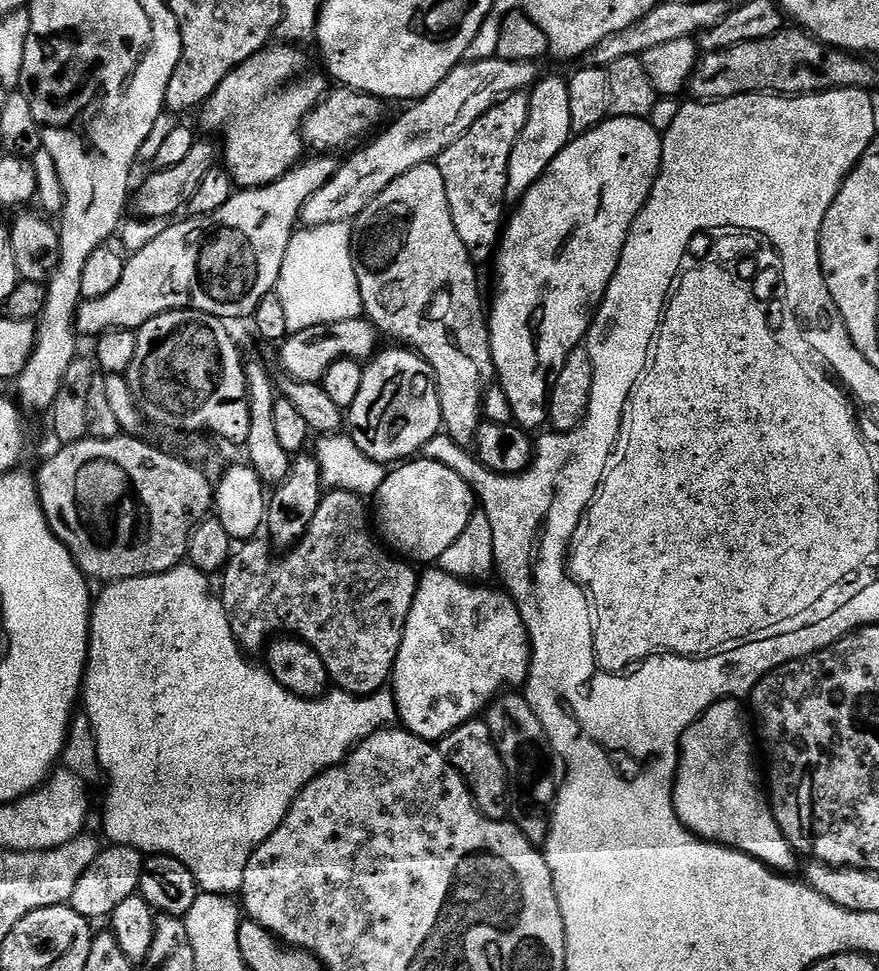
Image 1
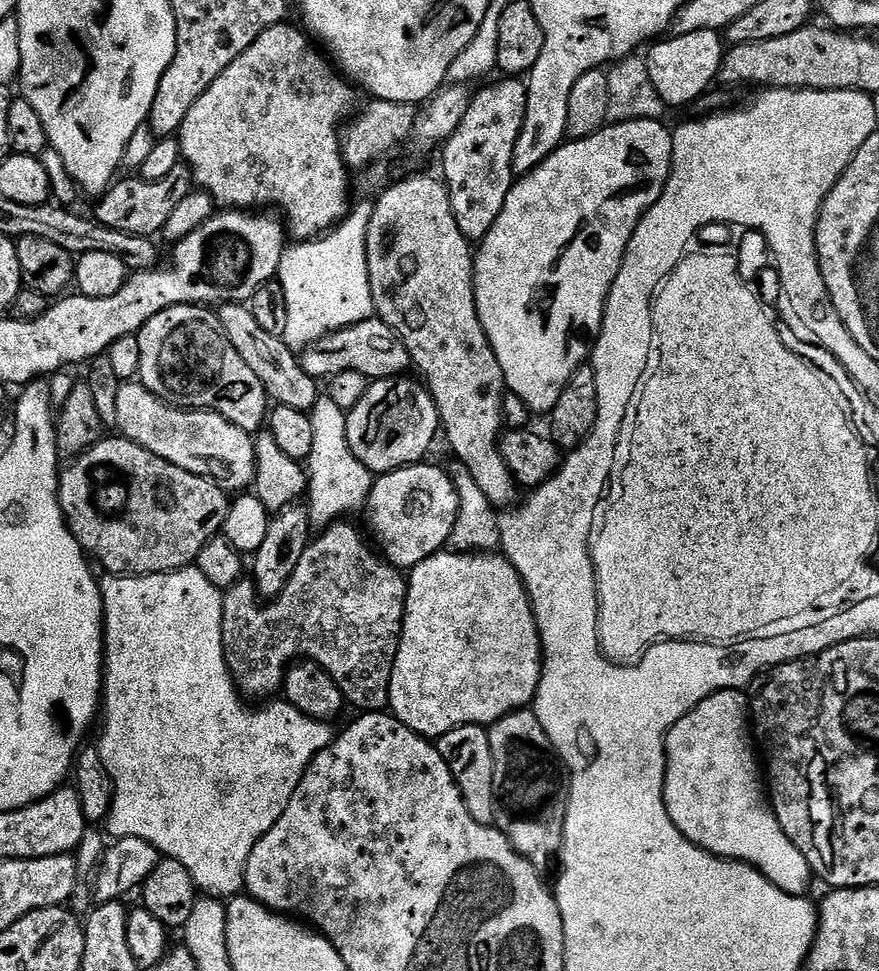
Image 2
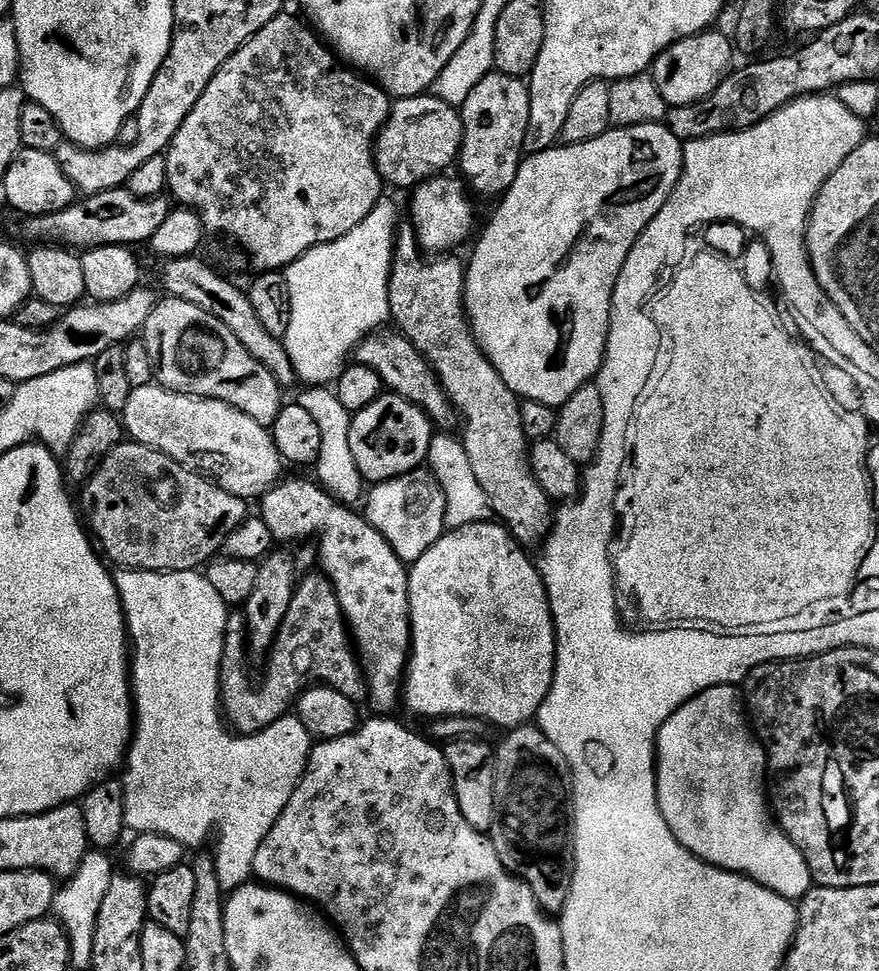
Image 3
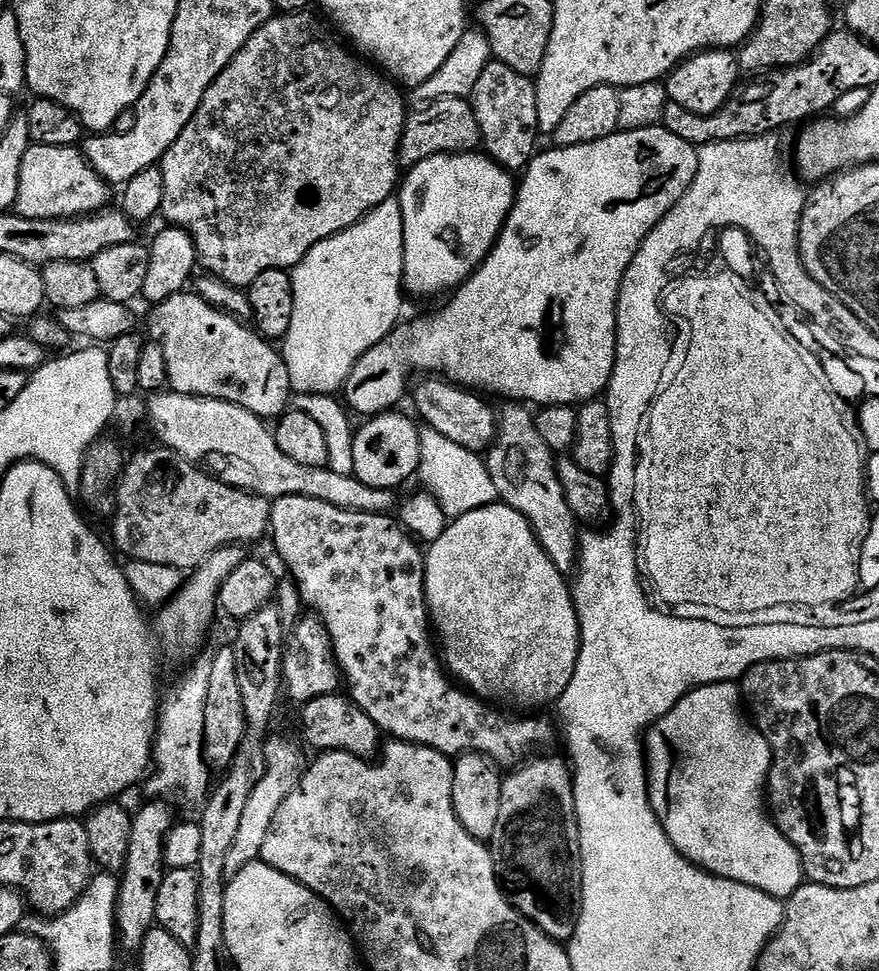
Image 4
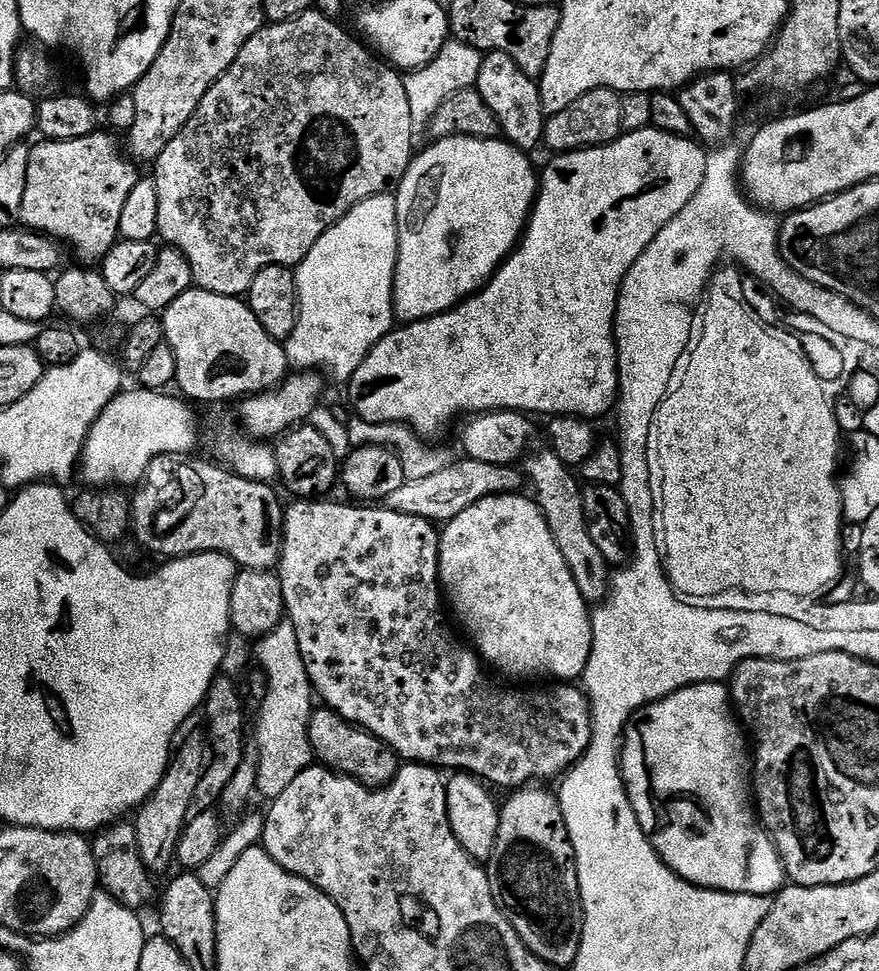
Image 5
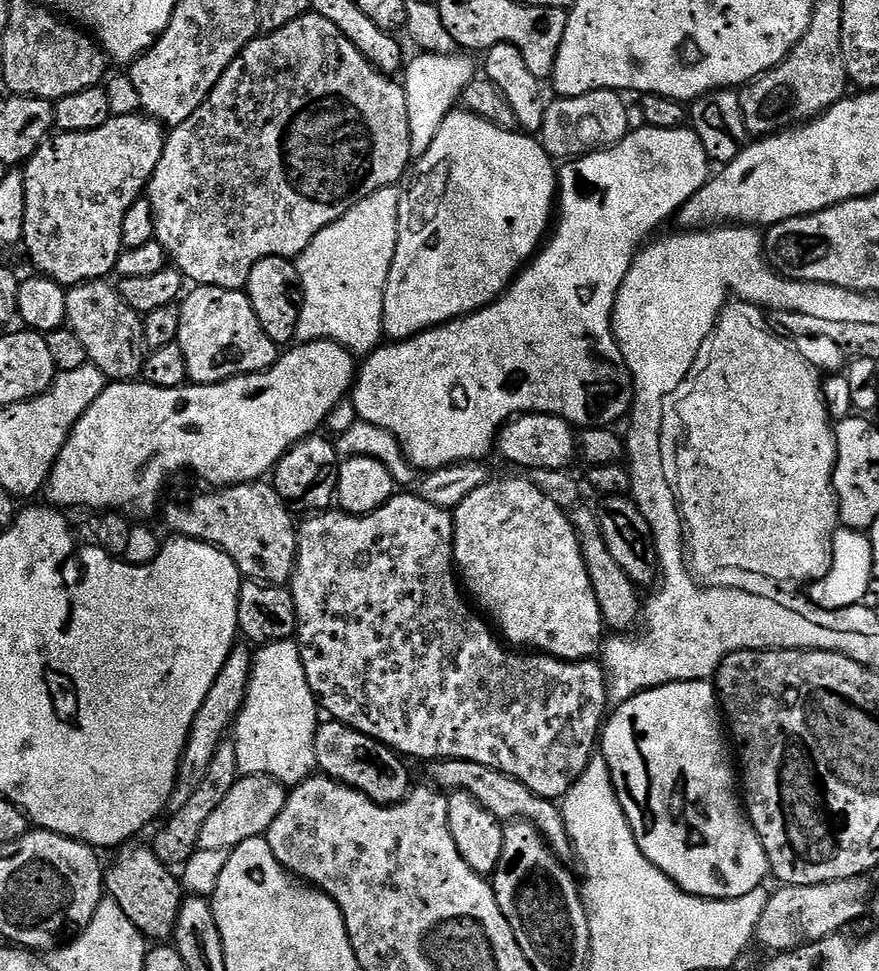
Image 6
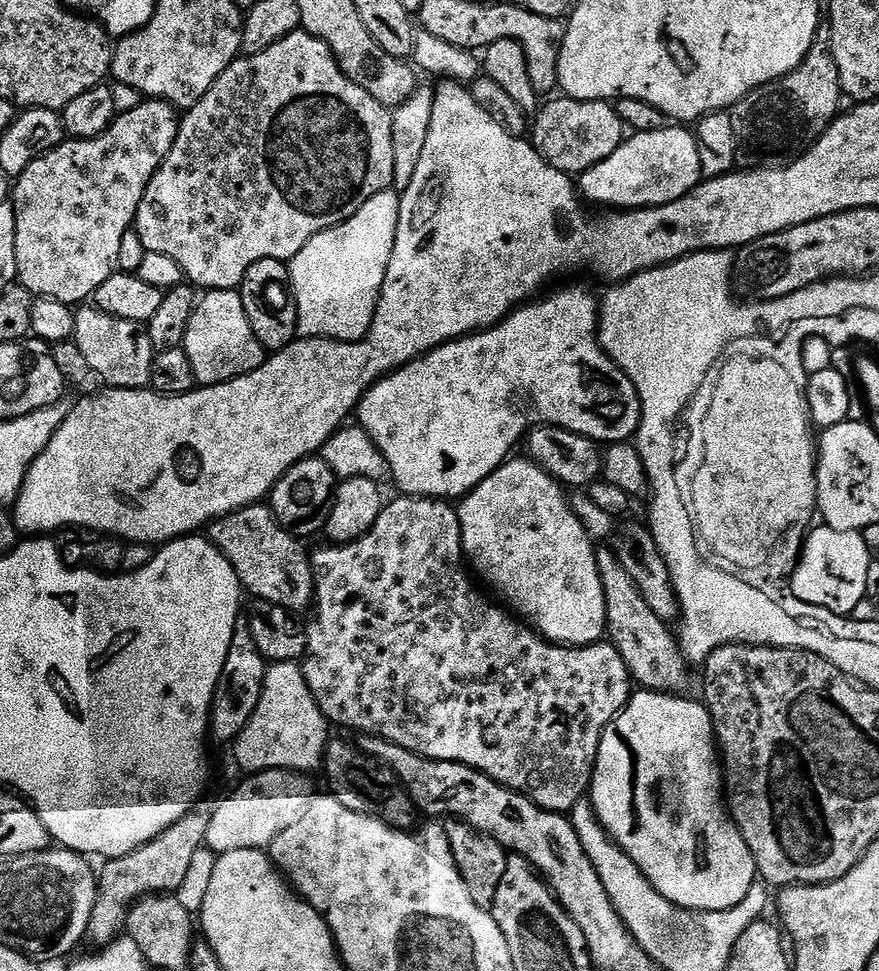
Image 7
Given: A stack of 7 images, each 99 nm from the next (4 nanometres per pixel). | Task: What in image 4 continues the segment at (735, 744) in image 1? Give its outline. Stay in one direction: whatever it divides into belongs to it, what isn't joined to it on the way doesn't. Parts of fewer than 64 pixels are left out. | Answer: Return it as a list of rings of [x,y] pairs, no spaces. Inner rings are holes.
[[[736,682],[707,684],[687,692],[674,710],[660,717],[646,732],[648,797],[666,838],[670,838],[672,845],[691,864],[712,876],[754,886],[777,898],[787,898],[800,889],[806,877],[798,850],[780,833],[766,807],[771,765],[770,742],[766,742],[746,715]]]

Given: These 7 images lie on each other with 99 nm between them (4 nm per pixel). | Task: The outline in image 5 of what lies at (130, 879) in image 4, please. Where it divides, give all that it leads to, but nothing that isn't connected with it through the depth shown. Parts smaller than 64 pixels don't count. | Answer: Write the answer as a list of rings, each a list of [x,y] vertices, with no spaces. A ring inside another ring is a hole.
[[[203,735],[192,736],[184,745],[179,745],[174,759],[169,763],[166,774],[154,790],[154,794],[145,804],[141,804],[134,816],[136,833],[138,834],[138,855],[147,866],[149,872],[173,871],[177,863],[176,851],[180,836],[184,833],[184,826],[193,815],[192,803],[194,794],[198,794],[198,786],[202,782],[202,774],[206,763],[206,740]]]

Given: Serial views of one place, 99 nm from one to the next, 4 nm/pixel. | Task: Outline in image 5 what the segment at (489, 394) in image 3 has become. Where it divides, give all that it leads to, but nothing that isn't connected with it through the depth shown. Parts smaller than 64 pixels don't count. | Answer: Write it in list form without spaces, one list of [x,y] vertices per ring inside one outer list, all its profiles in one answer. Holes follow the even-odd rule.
[[[548,450],[538,453],[537,456],[531,456],[523,461],[522,471],[531,483],[532,480],[536,483],[534,499],[544,511],[546,522],[570,566],[570,574],[574,574],[574,582],[578,582],[578,590],[582,590],[584,600],[603,601],[610,591],[610,565],[604,559],[602,550],[594,546],[594,538],[590,538],[588,533],[581,481],[579,479],[576,481],[572,477],[573,469],[564,464],[562,458],[556,456],[555,451]]]

